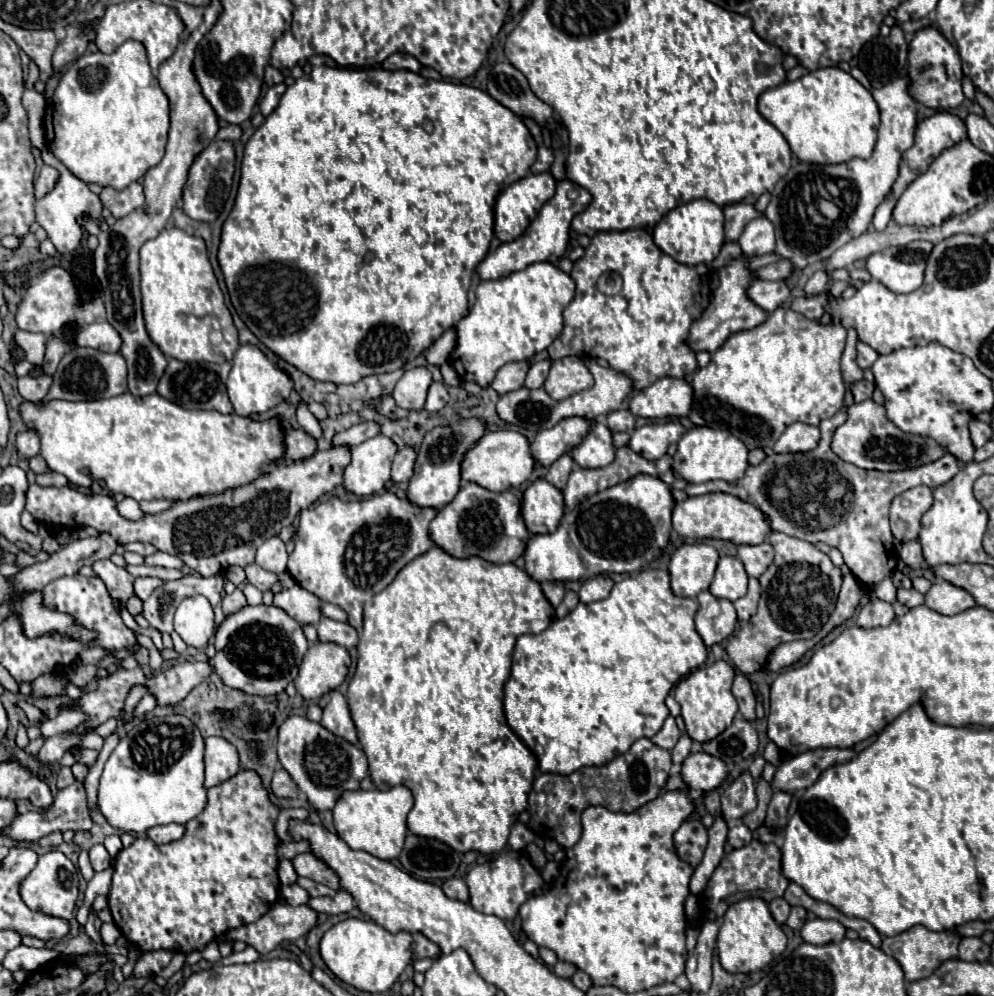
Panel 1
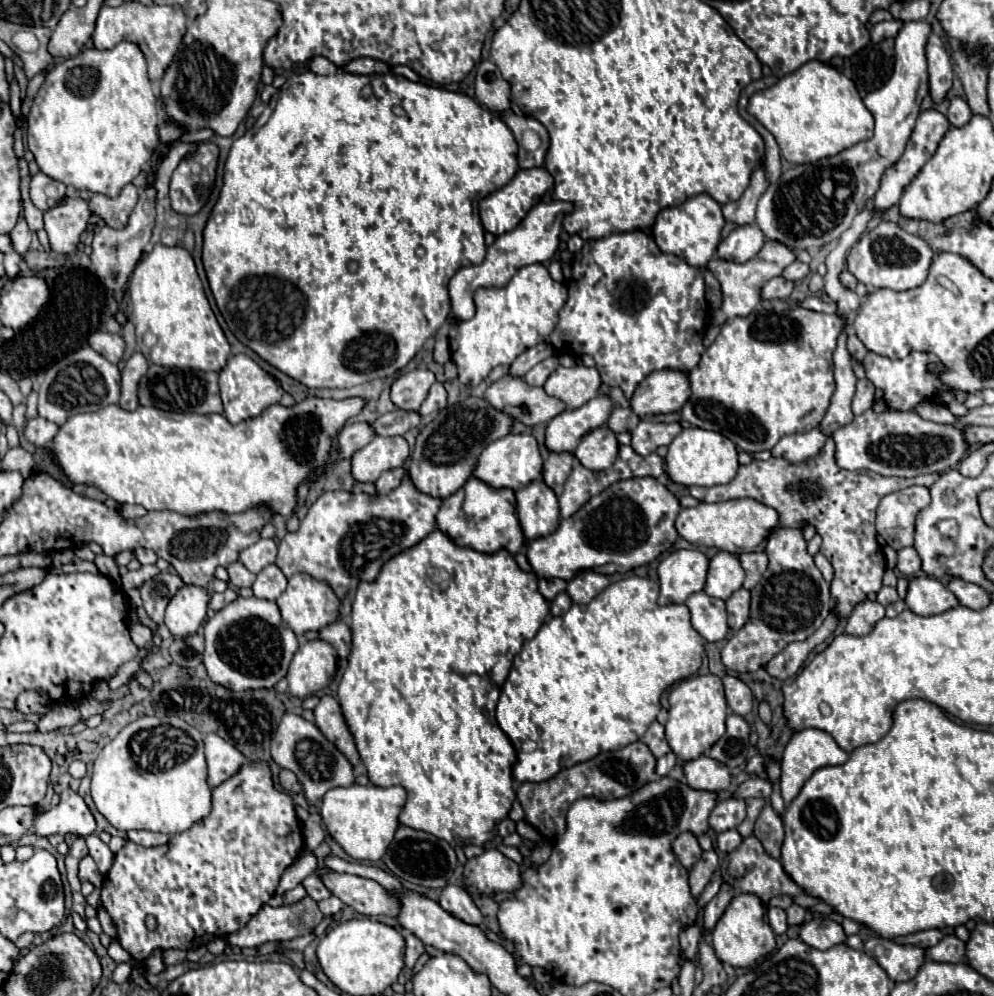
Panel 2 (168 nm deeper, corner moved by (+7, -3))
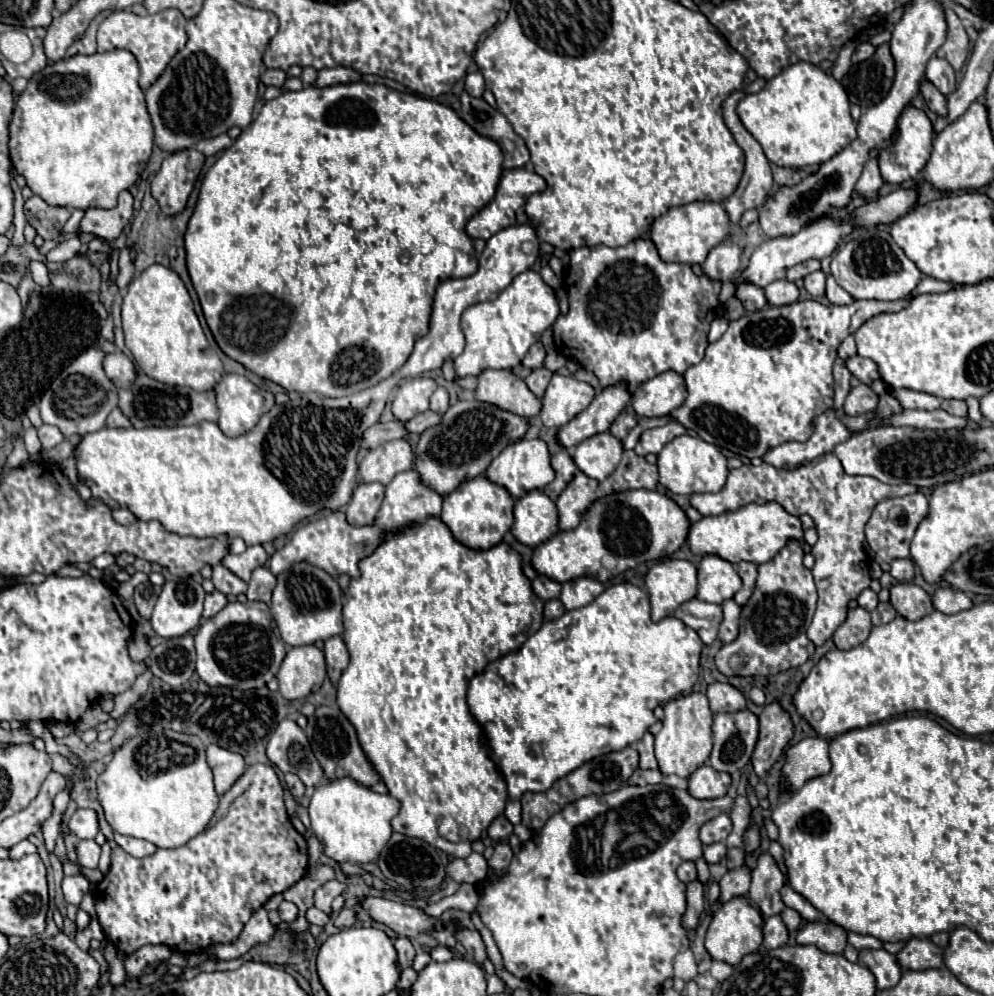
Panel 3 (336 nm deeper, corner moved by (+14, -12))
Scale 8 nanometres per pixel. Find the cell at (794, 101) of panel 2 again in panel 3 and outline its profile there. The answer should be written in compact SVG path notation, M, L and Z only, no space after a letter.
M810 62L784 68L760 92L744 96L736 112L746 130L762 144L766 158L784 168L822 164L858 136L842 84Z

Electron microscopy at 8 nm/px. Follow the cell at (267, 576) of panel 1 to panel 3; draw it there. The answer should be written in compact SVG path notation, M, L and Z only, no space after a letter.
M222 564L214 566L212 582L214 582L216 590L222 592L222 594L226 594L226 596L228 596L228 594L238 596L238 594L246 592L246 588L248 588L248 584L246 584L244 580L240 580L236 574L232 574L232 572L230 572L226 566L222 566Z

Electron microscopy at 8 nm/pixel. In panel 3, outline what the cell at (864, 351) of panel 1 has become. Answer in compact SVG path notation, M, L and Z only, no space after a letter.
M848 336L848 338L840 344L840 348L838 348L838 356L840 356L842 360L846 360L846 358L850 358L850 356L854 356L854 354L856 354L854 336Z

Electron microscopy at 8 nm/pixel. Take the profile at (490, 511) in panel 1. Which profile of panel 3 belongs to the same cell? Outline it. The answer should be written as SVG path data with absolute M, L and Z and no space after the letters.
M476 476L474 480L462 482L452 494L444 496L440 520L450 528L454 538L472 550L488 550L504 540L510 532L514 516L512 516L514 500L506 492L506 488L498 484L490 484L484 476Z

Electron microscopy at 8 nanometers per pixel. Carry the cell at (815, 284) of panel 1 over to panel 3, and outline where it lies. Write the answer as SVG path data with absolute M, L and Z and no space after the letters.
M818 270L818 272L812 272L804 278L804 288L808 290L810 296L824 296L824 272Z

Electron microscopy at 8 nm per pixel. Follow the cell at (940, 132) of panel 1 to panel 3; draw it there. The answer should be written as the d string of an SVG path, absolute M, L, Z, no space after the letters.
M906 106L898 120L896 142L878 154L880 170L882 170L882 162L884 162L884 182L912 180L928 162L928 158L932 154L932 140L934 140L934 126L932 126L930 118L922 110L918 110L914 106Z

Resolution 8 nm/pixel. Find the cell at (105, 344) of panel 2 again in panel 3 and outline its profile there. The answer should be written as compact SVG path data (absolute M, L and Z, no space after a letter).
M120 350L112 352L112 354L106 354L104 360L102 360L102 366L104 366L106 376L110 376L110 380L114 380L114 384L118 388L130 384L130 380L134 380L134 376L136 376L132 360Z

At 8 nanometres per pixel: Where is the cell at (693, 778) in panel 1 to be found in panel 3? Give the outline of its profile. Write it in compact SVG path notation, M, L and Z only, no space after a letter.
M708 764L700 766L688 778L688 792L694 798L720 798L728 792L730 774L718 772Z

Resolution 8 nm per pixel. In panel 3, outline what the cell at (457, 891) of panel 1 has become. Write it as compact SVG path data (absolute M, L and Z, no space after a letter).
M460 928L454 930L456 932L456 940L466 948L466 954L470 958L474 958L476 962L484 962L486 960L486 946L482 942L482 936L478 930L468 930L468 928Z

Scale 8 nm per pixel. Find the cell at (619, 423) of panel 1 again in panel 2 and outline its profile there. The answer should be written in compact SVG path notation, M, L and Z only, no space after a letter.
M615 407L607 425L611 431L615 433L623 433L623 431L633 431L633 427L637 427L641 419L631 411L631 409L623 409L623 407Z

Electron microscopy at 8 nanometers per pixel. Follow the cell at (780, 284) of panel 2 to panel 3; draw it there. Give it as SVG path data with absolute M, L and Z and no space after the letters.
M788 280L772 282L764 288L764 292L766 292L768 304L772 304L772 306L786 306L786 304L792 304L798 300L798 286Z

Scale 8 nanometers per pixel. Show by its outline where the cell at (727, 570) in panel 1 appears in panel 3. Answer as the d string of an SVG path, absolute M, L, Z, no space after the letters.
M704 556L698 564L698 600L722 604L732 598L740 586L742 580L730 562L718 556Z

